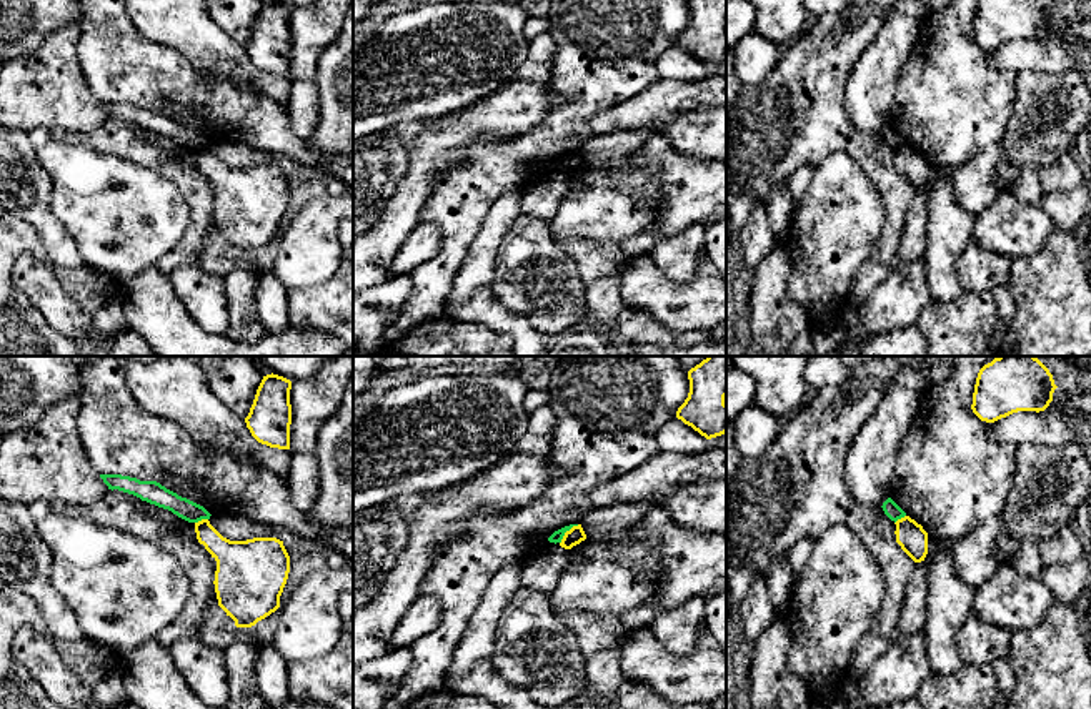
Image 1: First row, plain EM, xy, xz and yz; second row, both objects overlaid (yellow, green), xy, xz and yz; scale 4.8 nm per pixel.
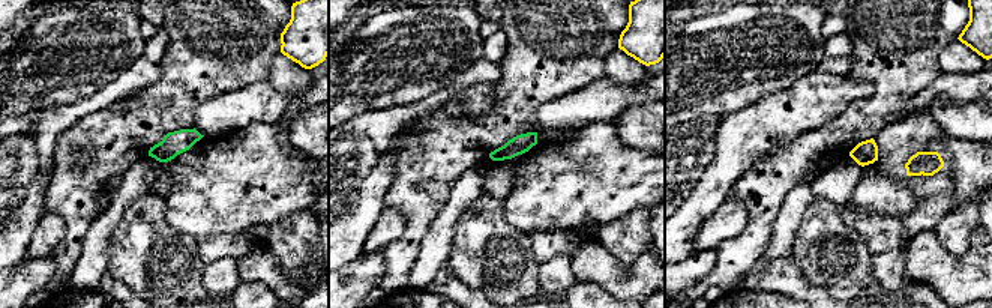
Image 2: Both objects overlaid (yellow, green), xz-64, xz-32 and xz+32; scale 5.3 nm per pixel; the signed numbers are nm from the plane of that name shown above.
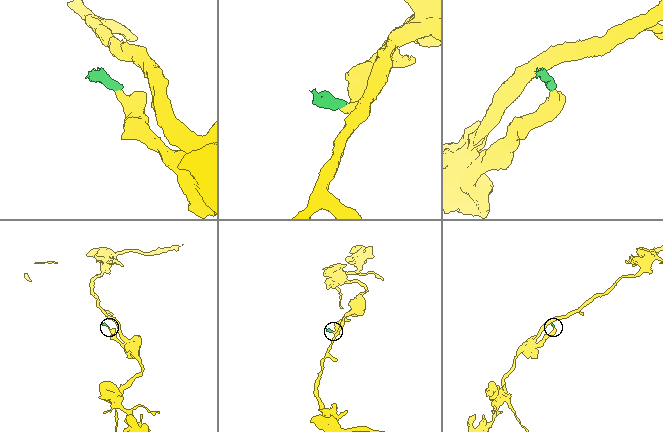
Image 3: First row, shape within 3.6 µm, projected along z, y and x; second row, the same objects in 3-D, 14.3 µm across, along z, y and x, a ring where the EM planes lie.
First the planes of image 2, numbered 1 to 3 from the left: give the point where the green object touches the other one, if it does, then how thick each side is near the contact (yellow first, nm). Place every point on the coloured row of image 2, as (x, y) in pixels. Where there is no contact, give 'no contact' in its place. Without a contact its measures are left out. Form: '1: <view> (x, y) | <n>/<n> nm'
1: no contact
2: no contact
3: no contact

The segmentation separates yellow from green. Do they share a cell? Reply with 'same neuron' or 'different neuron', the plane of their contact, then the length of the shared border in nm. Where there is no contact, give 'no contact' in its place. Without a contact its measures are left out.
different neuron | xz | 130 nm

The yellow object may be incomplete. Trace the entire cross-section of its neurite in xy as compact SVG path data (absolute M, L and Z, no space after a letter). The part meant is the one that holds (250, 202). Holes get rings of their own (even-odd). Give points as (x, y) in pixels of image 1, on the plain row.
M208 146L195 150L200 171L217 188L218 233L237 255L252 255L280 235L290 200L290 183L276 165L230 168Z

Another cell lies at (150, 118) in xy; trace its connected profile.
M100 102L100 105L108 113L108 117L118 117L133 121L142 128L172 138L188 150L198 150L202 146L210 146L212 143L203 133L178 123L157 108L140 108L137 105L122 102Z

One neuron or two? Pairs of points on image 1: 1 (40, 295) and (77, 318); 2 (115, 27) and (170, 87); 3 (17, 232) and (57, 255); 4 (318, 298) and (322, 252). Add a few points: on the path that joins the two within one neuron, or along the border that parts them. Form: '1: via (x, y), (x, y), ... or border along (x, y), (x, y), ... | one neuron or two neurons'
1: via (49, 298), (69, 318) | one neuron
2: via (125, 42), (155, 72) | one neuron
3: border along (19, 217), (37, 232), (54, 265), (77, 268) | two neurons
4: border along (335, 272), (320, 283), (287, 290) | two neurons

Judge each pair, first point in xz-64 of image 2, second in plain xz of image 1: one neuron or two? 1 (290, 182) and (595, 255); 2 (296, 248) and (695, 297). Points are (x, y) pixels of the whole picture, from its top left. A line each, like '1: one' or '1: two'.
1: two
2: two

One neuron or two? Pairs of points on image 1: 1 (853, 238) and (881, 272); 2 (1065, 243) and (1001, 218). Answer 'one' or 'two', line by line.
1: two
2: two

